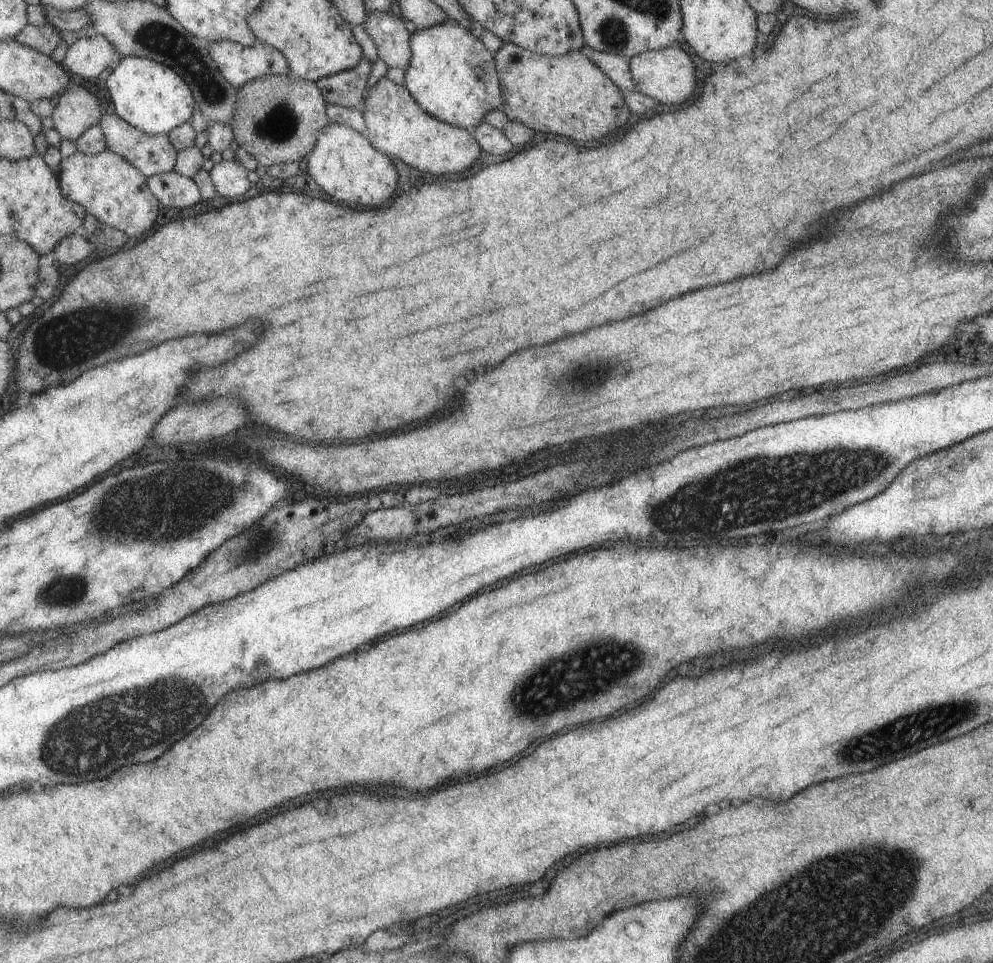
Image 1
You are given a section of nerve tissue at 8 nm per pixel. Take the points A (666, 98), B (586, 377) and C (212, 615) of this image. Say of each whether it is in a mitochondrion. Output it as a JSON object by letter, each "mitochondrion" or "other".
{"A":"other","B":"mitochondrion","C":"other"}

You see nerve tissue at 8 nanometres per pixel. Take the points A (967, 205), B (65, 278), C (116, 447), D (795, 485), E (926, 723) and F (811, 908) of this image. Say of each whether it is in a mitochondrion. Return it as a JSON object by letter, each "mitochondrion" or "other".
{"A":"other","B":"other","C":"other","D":"mitochondrion","E":"mitochondrion","F":"mitochondrion"}

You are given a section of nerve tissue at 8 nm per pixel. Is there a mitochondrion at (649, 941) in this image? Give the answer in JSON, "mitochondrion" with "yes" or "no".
{"mitochondrion":"no"}

